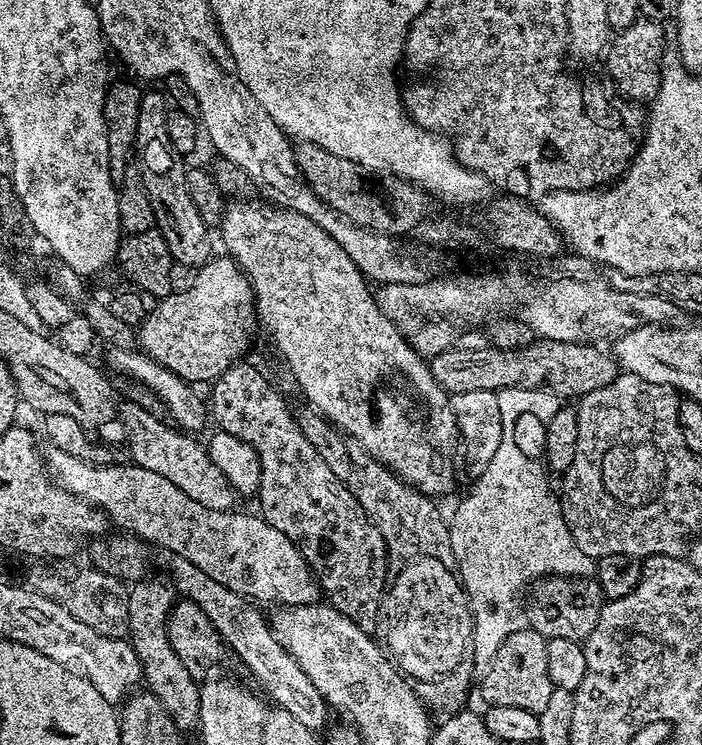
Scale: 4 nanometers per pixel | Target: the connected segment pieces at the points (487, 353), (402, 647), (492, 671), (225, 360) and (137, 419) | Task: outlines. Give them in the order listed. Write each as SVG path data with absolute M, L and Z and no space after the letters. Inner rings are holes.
M539 338L521 349L498 349L493 346L460 349L453 346L431 357L429 368L435 380L452 396L478 390L499 393L502 388L525 388L541 393L551 392L559 398L579 398L602 386L610 386L610 382L621 375L622 369L615 355L600 348L603 347L592 342L579 344Z
M414 559L401 568L404 569L397 576L395 573L382 604L383 615L388 615L388 629L384 632L388 639L386 648L405 677L416 682L436 680L465 663L469 655L472 609L468 593L459 575L438 560Z
M527 626L519 628L494 654L494 658L486 665L488 672L484 680L496 691L495 699L502 704L522 706L531 712L540 713L546 710L553 686L549 677L546 660L547 640L542 634Z
M220 254L220 257L218 256L219 255L209 259L207 263L203 265L202 271L204 271L204 280L202 277L196 276L193 278L192 285L190 285L189 288L184 288L181 292L179 292L179 290L169 292L167 296L163 297L163 299L157 303L160 304L157 308L153 307L151 311L149 311L144 323L139 325L138 328L138 344L141 344L139 347L147 353L147 356L149 356L150 359L156 360L165 367L166 370L172 371L174 374L189 382L197 382L196 380L211 382L217 378L223 377L225 370L236 361L239 361L241 357L243 357L240 355L248 348L248 319L250 319L251 316L253 319L254 316L254 293L252 291L252 283L249 282L247 274L236 265L236 261L233 260L231 256L227 254Z
M131 402L125 403L119 409L118 416L122 421L124 419L124 428L128 431L128 452L131 463L137 464L139 468L154 470L154 474L162 474L166 482L174 482L182 494L190 494L194 502L202 502L210 510L219 512L233 511L235 500L238 500L238 494L226 482L222 470L214 466L210 458L207 447L195 440L195 435L173 426L171 423L163 424L160 416L151 416L146 410L142 410L137 404Z

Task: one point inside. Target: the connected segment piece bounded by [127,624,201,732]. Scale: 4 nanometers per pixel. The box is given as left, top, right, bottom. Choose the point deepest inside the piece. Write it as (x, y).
(165, 677)

